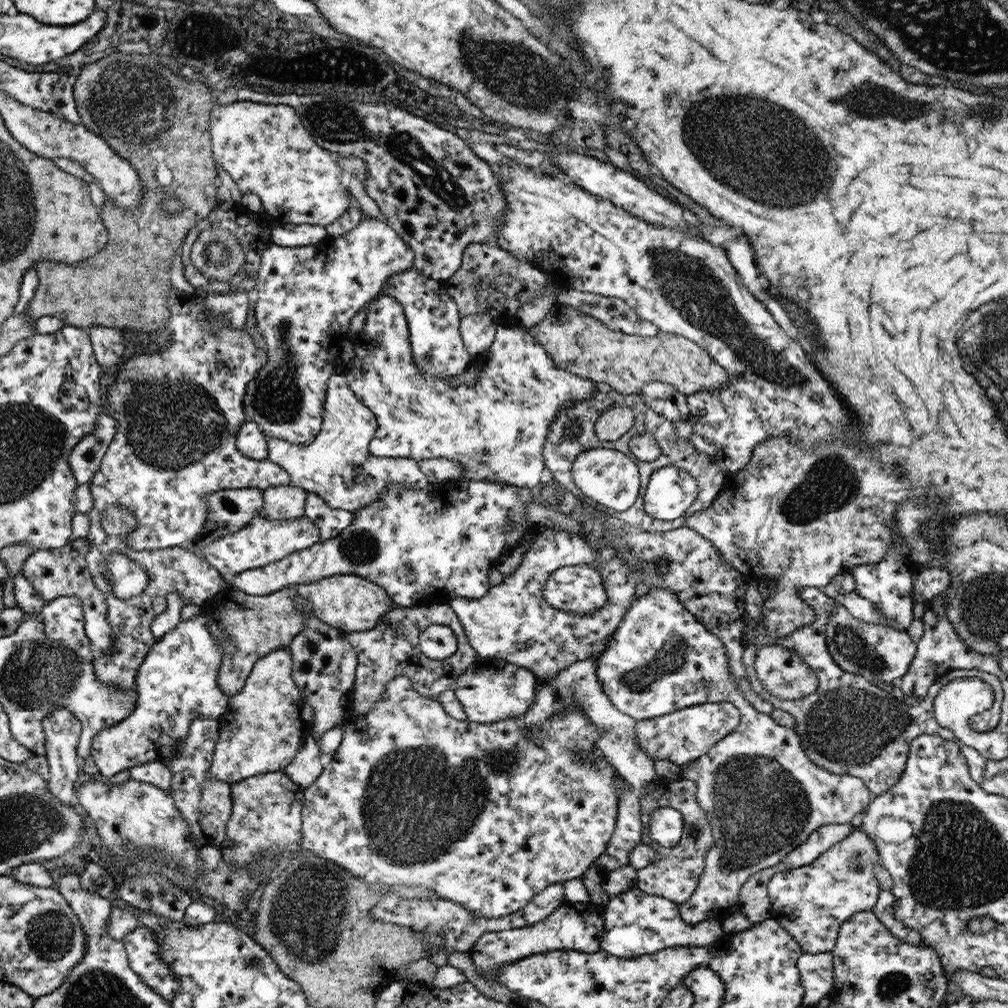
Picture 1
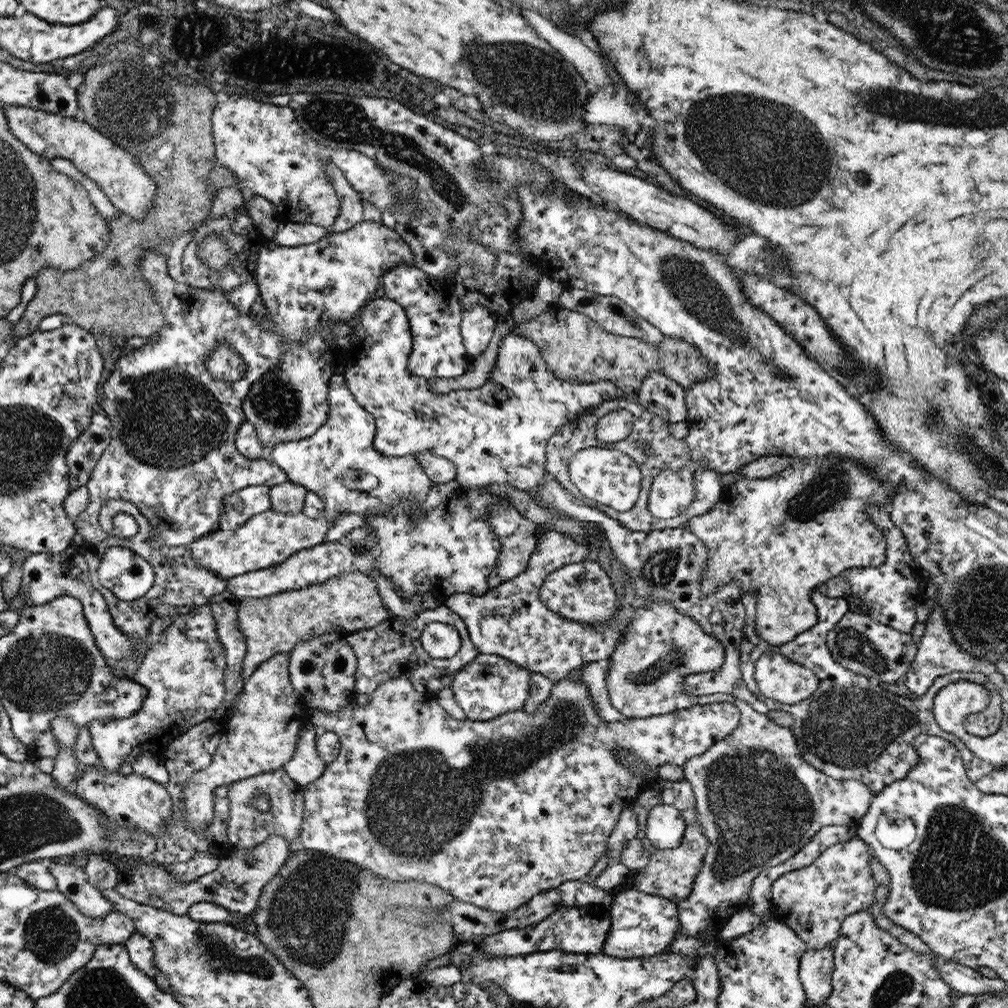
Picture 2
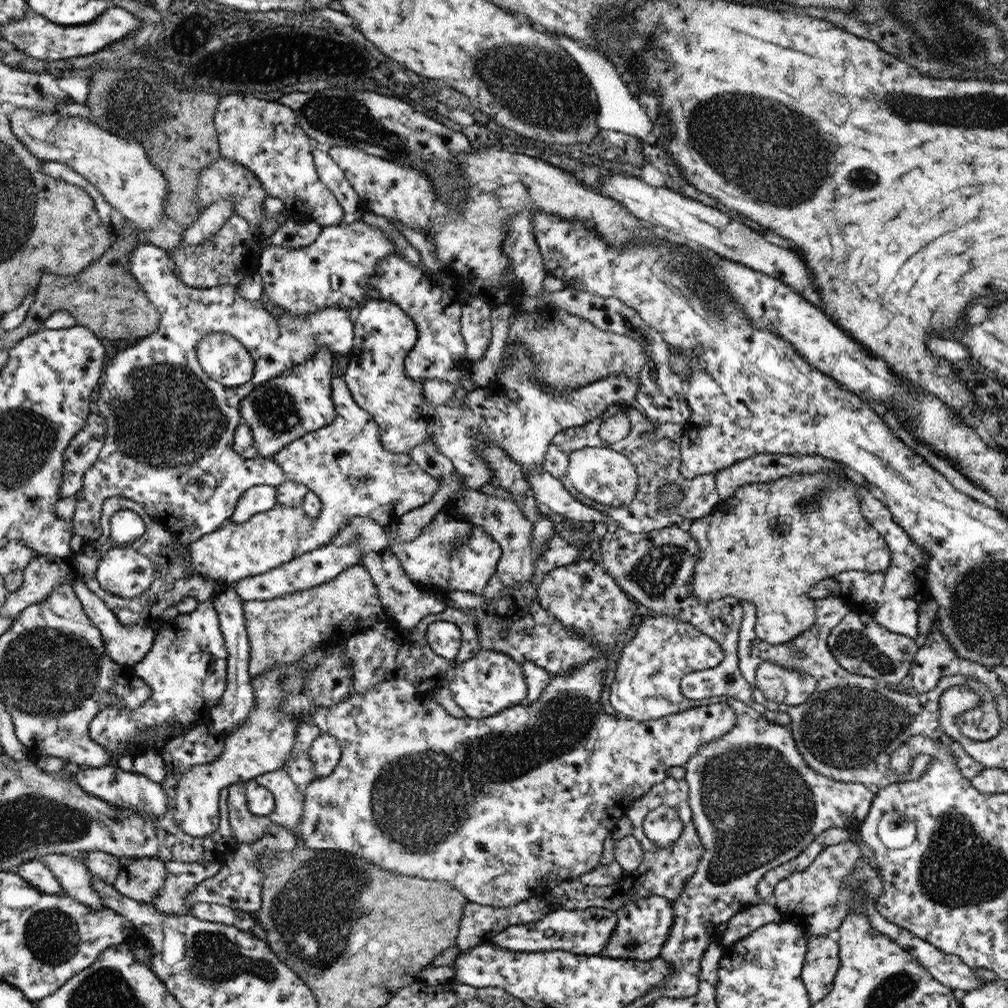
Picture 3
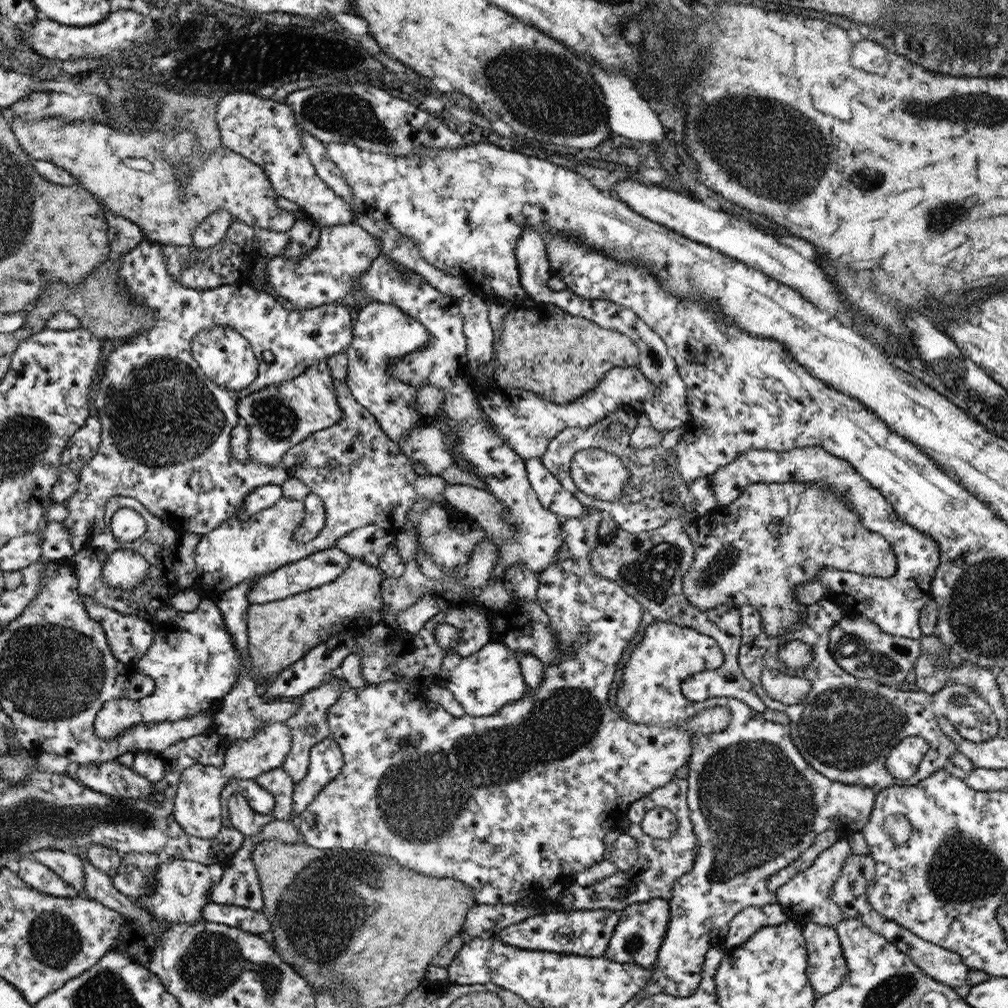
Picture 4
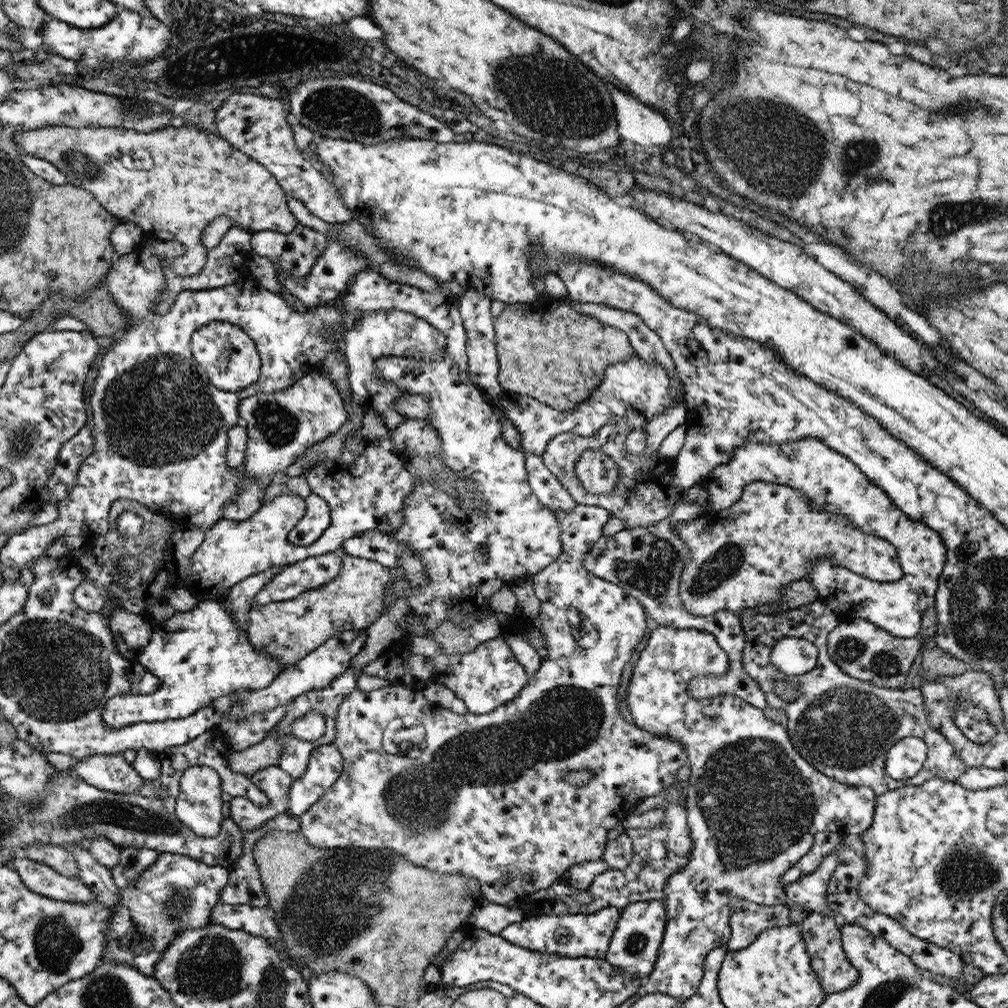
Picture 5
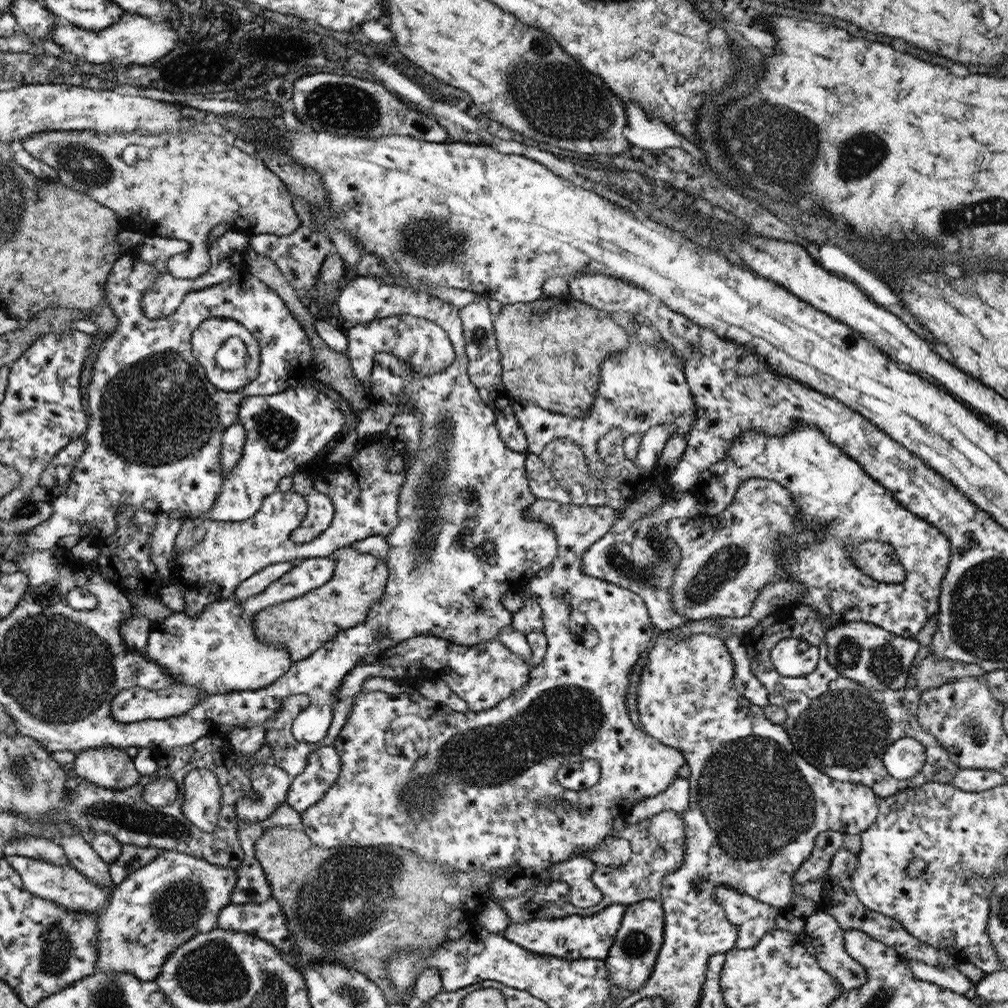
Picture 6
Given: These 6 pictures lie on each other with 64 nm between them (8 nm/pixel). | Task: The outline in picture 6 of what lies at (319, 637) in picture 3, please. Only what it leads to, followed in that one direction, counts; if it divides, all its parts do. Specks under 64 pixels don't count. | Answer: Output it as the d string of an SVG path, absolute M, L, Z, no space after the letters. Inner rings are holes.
M344 546L328 555L334 562L334 574L321 587L314 588L297 599L273 604L253 616L257 639L263 643L283 645L293 662L306 659L323 643L334 639L341 631L366 622L371 606L383 594L388 570L385 562L369 553Z

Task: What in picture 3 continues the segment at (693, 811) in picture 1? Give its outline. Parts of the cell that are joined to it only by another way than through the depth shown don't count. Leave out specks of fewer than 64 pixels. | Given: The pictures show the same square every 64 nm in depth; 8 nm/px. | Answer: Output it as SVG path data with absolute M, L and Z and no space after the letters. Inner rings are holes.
M667 777L663 782L651 786L651 788L639 798L631 802L625 815L631 821L632 829L630 836L637 840L640 852L642 853L642 862L638 868L623 873L621 877L615 879L615 882L603 886L583 886L578 880L565 881L549 889L546 893L550 897L548 902L549 913L557 910L571 911L587 908L605 908L611 912L617 911L623 904L648 898L649 896L659 896L669 902L679 896L685 881L692 876L699 863L703 848L697 837L693 821L691 820L691 810L687 799L689 790L687 783L683 780L675 780ZM663 805L673 808L677 812L677 818L683 824L679 837L670 846L661 848L649 841L647 837L643 838L642 822L646 813L655 807Z

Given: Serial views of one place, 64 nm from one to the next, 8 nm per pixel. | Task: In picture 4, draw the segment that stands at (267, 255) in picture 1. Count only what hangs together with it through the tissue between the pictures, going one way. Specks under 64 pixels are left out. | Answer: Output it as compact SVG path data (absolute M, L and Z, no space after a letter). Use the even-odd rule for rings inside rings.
M355 222L343 225L324 225L321 227L319 244L307 256L301 256L297 260L287 260L287 258L281 256L261 256L263 263L265 263L265 270L263 270L265 271L264 289L275 296L277 300L281 296L291 304L295 304L296 308L298 308L296 313L327 304L327 302L337 302L337 300L345 298L347 292L359 287L359 275L363 274L365 268L381 254L381 249L381 240L367 233ZM322 361L294 380L270 385L239 400L237 414L247 423L250 435L248 462L283 467L283 454L291 451L295 444L303 443L309 436L339 424L343 413L339 408L334 382Z

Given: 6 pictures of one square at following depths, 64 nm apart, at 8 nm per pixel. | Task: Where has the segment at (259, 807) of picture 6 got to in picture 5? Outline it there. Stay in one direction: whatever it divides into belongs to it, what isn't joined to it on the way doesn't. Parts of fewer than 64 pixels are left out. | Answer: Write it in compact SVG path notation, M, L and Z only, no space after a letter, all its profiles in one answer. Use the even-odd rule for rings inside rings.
M273 765L255 771L255 774L249 776L249 780L265 794L267 804L255 804L255 800L239 796L228 806L228 818L232 819L237 827L247 831L261 827L279 813L287 811L293 778L290 773Z

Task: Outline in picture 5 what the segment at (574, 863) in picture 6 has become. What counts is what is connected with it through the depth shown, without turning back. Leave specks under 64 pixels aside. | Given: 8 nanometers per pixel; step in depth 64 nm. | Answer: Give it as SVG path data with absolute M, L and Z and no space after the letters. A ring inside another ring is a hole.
M600 861L579 862L569 866L559 877L564 885L575 888L576 898L574 902L577 905L591 904L592 896L589 893L589 886L592 884L595 876L599 876L601 872L609 870L607 864Z

